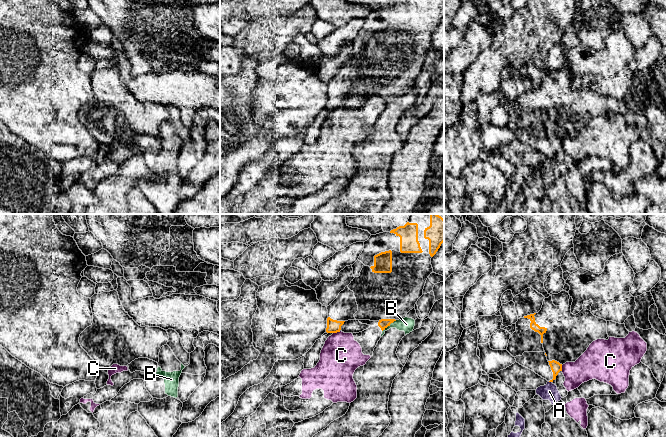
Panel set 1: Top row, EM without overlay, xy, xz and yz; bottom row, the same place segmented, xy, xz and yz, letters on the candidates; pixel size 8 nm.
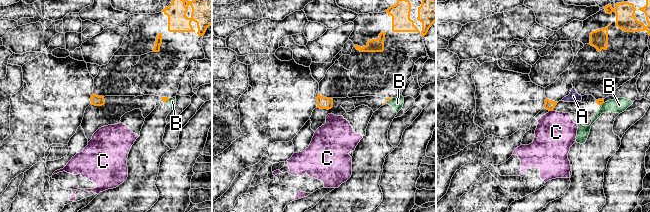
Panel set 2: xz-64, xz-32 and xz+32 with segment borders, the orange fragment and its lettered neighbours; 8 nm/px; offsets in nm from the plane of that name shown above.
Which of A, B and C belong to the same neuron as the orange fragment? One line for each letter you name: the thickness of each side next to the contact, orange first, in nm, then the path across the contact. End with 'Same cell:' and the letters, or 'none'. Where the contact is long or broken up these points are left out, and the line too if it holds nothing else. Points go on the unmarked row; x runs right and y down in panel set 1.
Same cell: none

